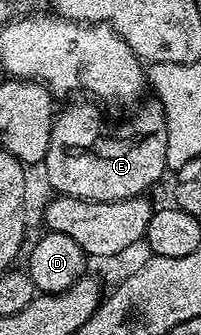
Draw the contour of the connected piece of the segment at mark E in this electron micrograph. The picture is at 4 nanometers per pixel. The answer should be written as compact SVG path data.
M151 100L147 106L139 105L134 115L131 116L127 122L105 122L102 119L102 114L97 110L97 105L86 102L74 102L67 110L59 109L54 119L54 126L52 127L52 136L48 144L48 152L46 153L46 160L44 169L46 169L46 178L50 181L50 186L54 189L55 195L61 196L67 194L73 198L80 200L88 200L89 202L115 202L116 200L128 200L129 198L136 198L145 195L146 190L150 190L162 178L162 173L167 173L168 167L166 165L166 157L168 156L168 128L166 127L166 114L162 110L162 105L157 100Z

